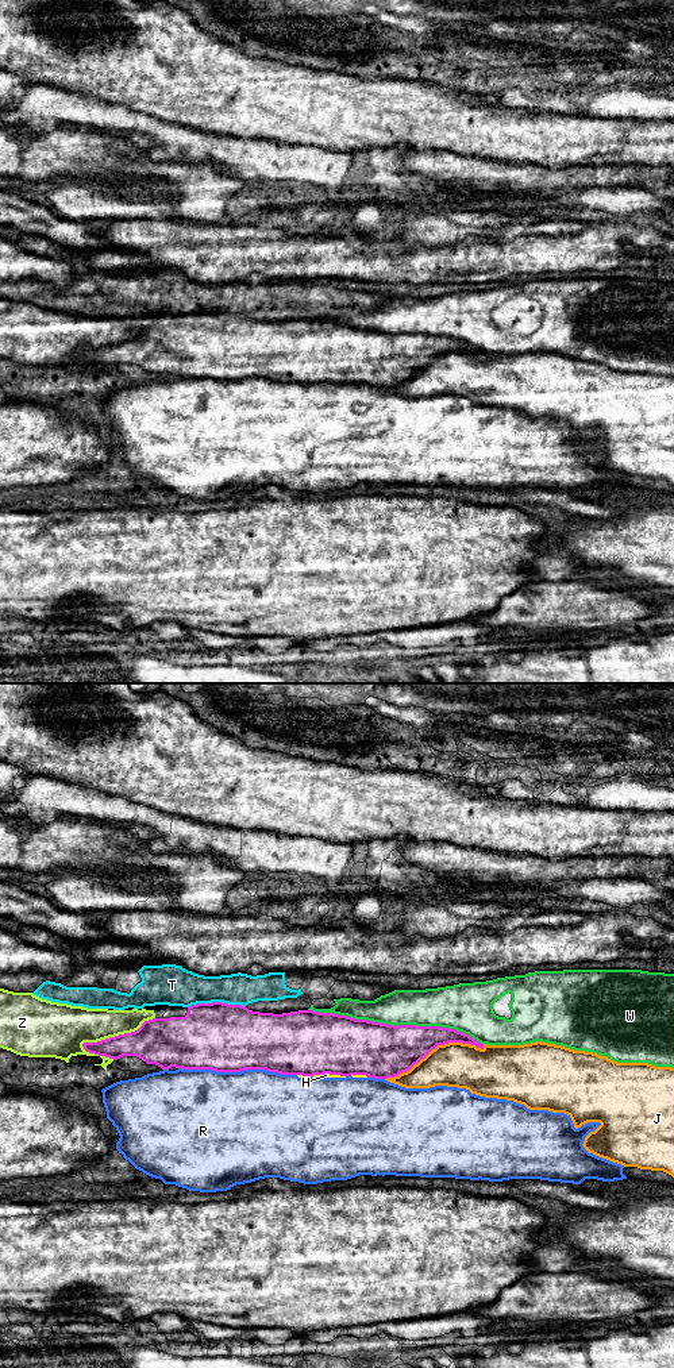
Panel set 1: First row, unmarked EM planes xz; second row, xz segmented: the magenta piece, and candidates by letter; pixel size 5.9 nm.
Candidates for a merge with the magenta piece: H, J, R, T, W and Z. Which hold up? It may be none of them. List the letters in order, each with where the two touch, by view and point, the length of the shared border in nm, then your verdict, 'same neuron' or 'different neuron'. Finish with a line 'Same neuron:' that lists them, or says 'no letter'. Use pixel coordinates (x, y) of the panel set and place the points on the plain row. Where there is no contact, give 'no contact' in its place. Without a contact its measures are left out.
H: meets magenta in xz at (328, 381); contact 200 nm long; different neuron
J: meets magenta in xz at (435, 355); contact 650 nm long; different neuron
R: meets magenta in xz at (238, 380); contact 700 nm long; different neuron
T: meets magenta in xz at (216, 311); contact 340 nm long; different neuron
W: meets magenta in xz at (397, 334); contact 1050 nm long; different neuron
Z: meets magenta in xz at (119, 343); contact 480 nm long; different neuron
Same neuron: no letter

